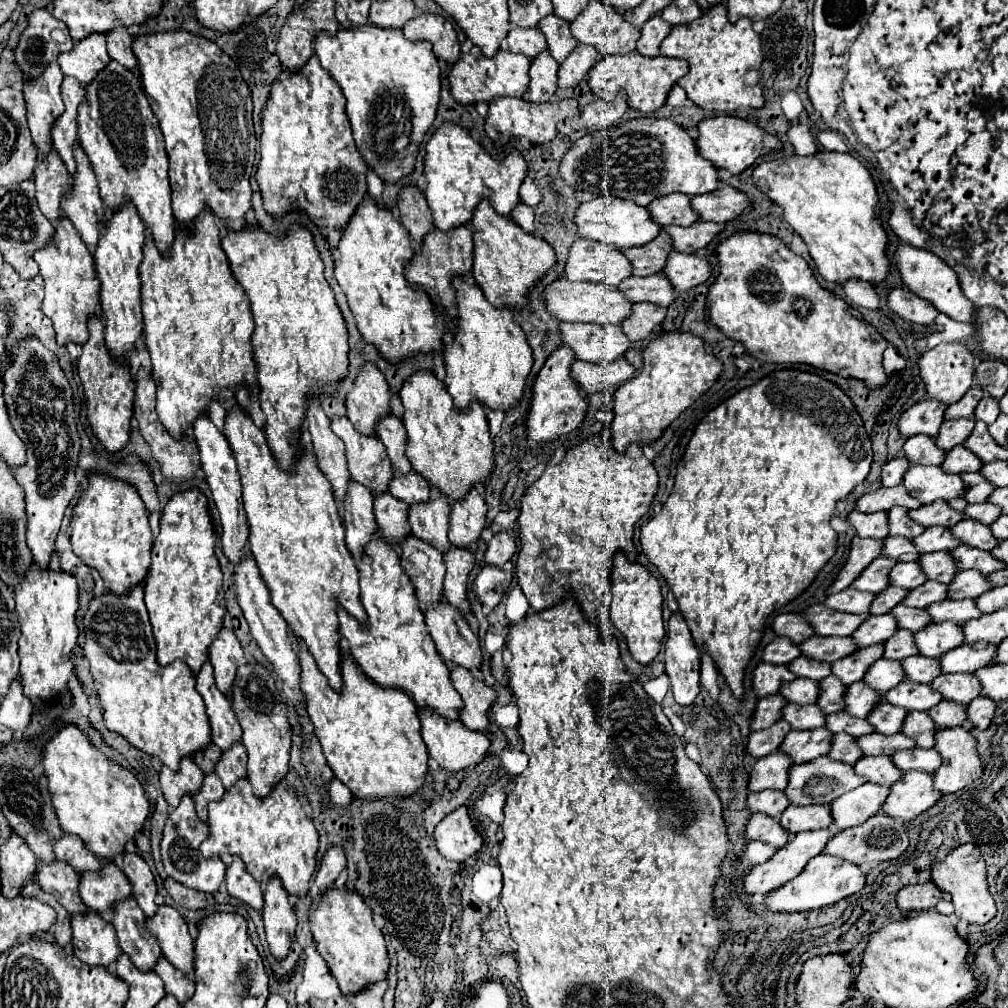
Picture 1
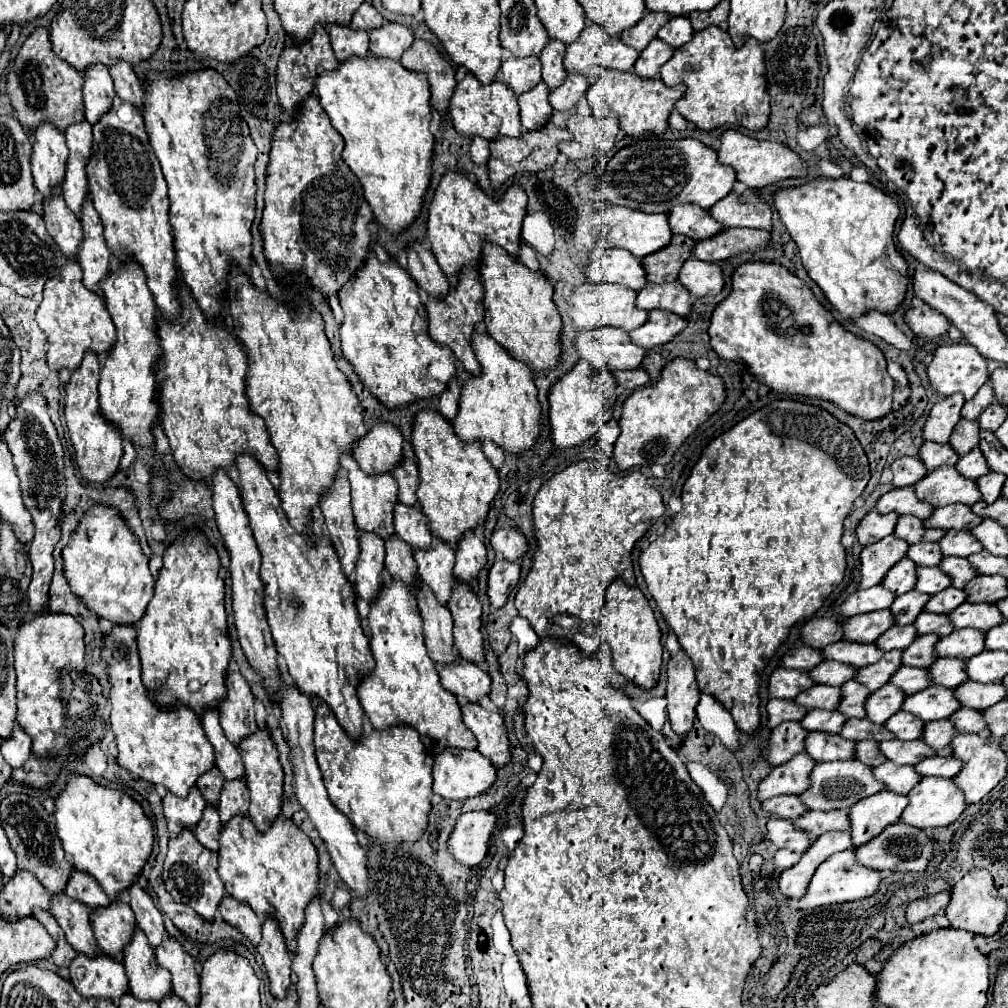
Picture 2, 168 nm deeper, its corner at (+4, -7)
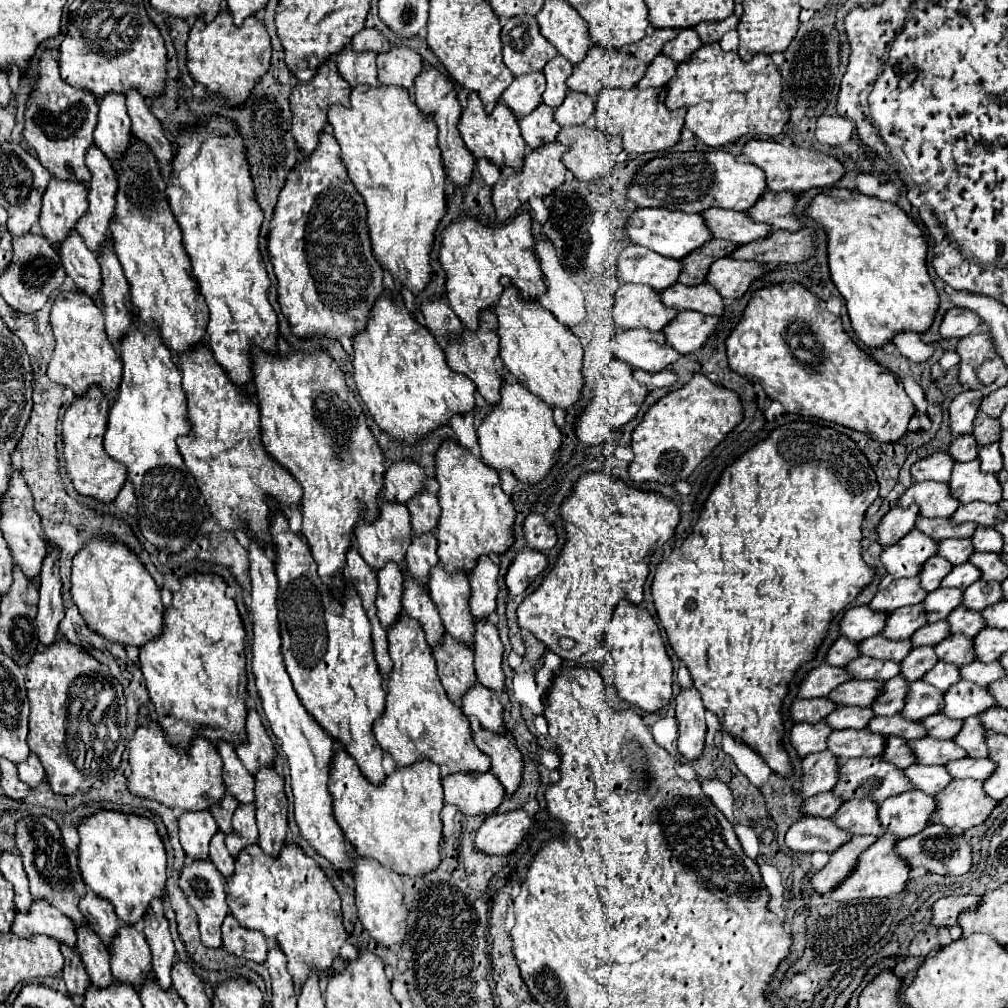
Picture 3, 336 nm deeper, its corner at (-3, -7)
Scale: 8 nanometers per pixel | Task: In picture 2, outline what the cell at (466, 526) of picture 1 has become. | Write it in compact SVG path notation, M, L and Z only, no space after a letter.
M470 529L468 533L464 533L464 537L456 545L454 577L464 583L470 583L478 575L478 571L484 567L484 563L486 563L486 547Z

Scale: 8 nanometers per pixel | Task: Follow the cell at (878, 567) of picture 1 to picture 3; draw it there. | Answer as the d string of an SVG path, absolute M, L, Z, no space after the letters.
M931 557L925 565L923 565L923 571L921 571L921 587L925 589L925 591L935 591L939 585L941 585L941 581L943 581L943 577L949 573L953 569L953 565L951 563L947 563L947 561L943 561L943 557Z

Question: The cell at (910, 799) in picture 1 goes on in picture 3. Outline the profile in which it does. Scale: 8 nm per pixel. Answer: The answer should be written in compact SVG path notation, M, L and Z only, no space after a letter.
M953 779L947 789L935 795L935 801L939 809L933 815L933 823L963 831L981 825L999 805L987 797L983 791L983 781L975 779Z

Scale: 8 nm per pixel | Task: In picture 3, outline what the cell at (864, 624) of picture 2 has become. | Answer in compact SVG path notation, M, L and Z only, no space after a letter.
M919 603L919 605L895 609L887 619L887 625L881 631L881 635L889 639L909 639L911 633L915 633L923 625L927 625L927 617L923 613L923 605Z

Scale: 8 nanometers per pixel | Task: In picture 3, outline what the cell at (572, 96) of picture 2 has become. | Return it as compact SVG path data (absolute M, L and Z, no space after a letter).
M567 93L567 99L559 109L555 109L555 121L561 127L573 127L573 125L585 125L585 121L595 111L595 103L591 97L583 93Z

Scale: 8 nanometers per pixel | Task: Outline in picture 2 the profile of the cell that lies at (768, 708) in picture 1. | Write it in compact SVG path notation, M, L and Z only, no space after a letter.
M770 699L766 705L768 711L768 727L776 727L784 721L800 721L806 715L804 707L798 707L788 699Z

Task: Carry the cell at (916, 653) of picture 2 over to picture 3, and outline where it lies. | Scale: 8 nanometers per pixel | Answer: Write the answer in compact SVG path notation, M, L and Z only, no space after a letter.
M955 633L955 635L949 635L945 641L937 643L935 651L941 661L955 663L957 667L961 667L961 665L967 665L977 659L971 641L973 641L971 637L963 637L963 635Z

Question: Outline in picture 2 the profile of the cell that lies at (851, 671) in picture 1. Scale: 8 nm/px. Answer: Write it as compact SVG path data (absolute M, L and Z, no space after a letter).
M888 651L884 653L884 657L876 663L876 665L866 665L866 667L860 667L856 671L856 683L868 687L870 691L882 687L888 683L890 675L900 667L900 655L902 651Z

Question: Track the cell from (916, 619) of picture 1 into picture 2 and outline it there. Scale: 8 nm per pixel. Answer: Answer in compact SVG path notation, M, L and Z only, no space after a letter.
M920 613L920 617L916 617L916 621L914 621L914 627L916 627L918 635L934 633L938 637L944 637L954 629L952 623L948 621L948 617L936 615L936 613Z

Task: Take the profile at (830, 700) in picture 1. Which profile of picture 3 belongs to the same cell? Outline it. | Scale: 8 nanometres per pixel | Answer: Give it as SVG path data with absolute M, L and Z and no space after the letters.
M901 675L885 681L885 689L879 693L875 703L871 705L875 715L895 715L895 713L901 713L901 709L905 705L907 689L909 689L909 681L905 677L901 677Z

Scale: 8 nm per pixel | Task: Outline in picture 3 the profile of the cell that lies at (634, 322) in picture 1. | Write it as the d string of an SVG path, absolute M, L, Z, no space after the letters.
M681 311L671 325L663 329L667 343L679 353L691 353L701 349L707 339L715 333L719 317L703 315L695 311Z

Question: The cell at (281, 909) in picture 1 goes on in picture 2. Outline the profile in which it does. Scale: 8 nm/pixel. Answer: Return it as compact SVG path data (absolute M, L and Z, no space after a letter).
M266 917L262 927L262 941L258 945L258 953L262 955L268 979L270 979L270 991L274 997L284 997L288 991L288 985L292 983L292 961L286 953L284 935L280 933L280 925L272 921L272 917Z

